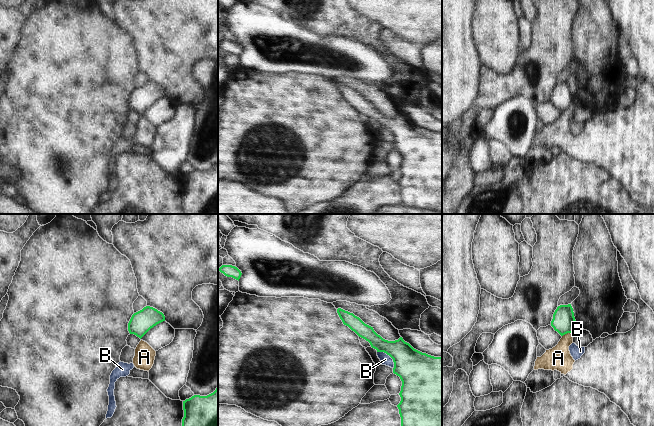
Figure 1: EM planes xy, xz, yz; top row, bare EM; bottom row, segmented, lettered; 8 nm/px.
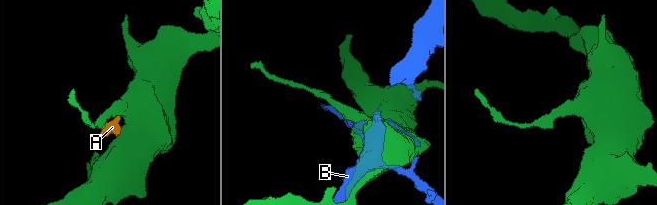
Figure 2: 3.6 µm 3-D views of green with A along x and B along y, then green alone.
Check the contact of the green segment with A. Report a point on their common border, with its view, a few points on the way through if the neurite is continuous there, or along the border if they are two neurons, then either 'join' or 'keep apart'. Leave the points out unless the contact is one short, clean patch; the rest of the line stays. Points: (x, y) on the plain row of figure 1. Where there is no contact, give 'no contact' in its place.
contact yz (566, 109); border yz (570, 108), (562, 112); keep apart

